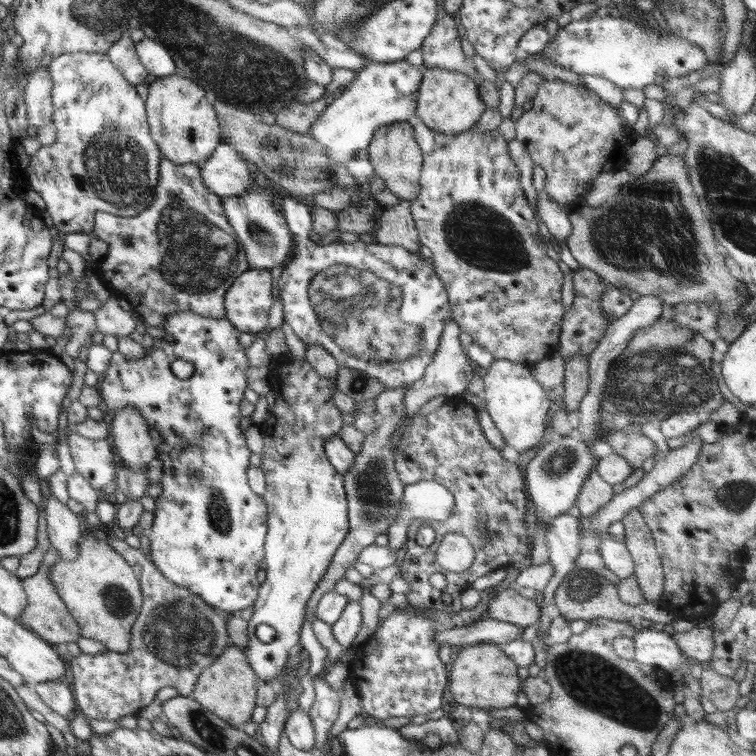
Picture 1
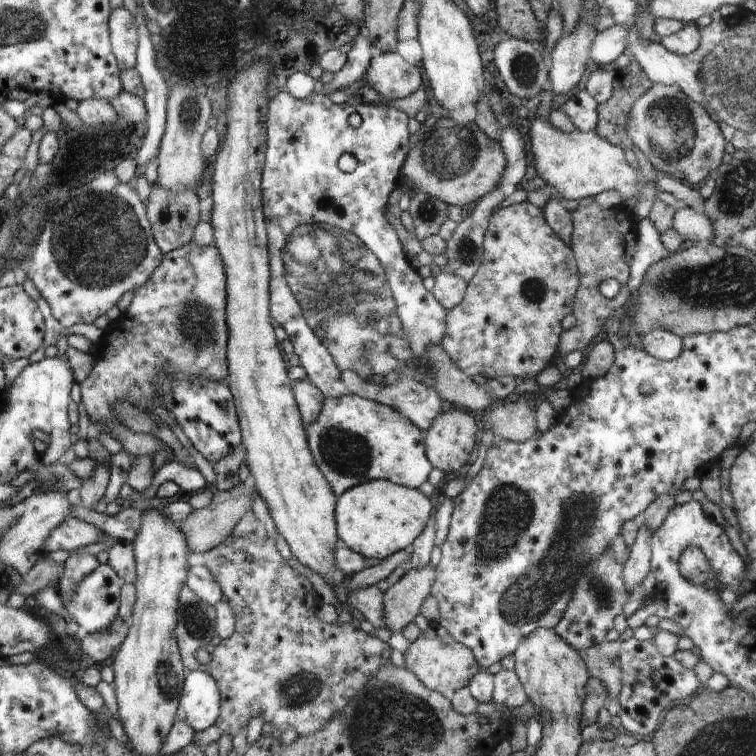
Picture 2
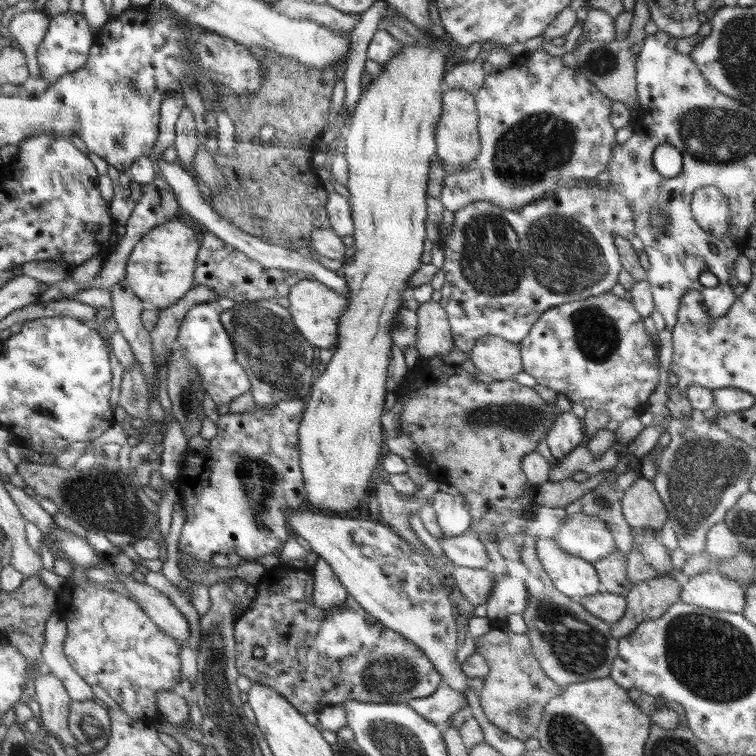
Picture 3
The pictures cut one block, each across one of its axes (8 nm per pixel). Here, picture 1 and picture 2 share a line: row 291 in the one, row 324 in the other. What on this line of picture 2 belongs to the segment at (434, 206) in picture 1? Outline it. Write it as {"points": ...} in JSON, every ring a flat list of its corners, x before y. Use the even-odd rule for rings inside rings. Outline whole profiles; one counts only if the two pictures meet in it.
{"points":[[526,200,502,208,498,212,493,212,483,238,482,264,476,271,474,278,467,282,462,302,456,308,446,312,446,332,444,333,444,338,442,338,441,347,454,360,454,364,459,370,464,371,469,377,473,377,475,374,482,374,486,379,495,379,500,376,512,376,512,378,516,378,519,381,530,380,530,378,535,379,544,368,554,365,553,356,557,352,560,336,563,333,562,320,573,312,572,298,576,296,578,285,579,276,572,248,550,228,550,225,546,222,543,209]]}

